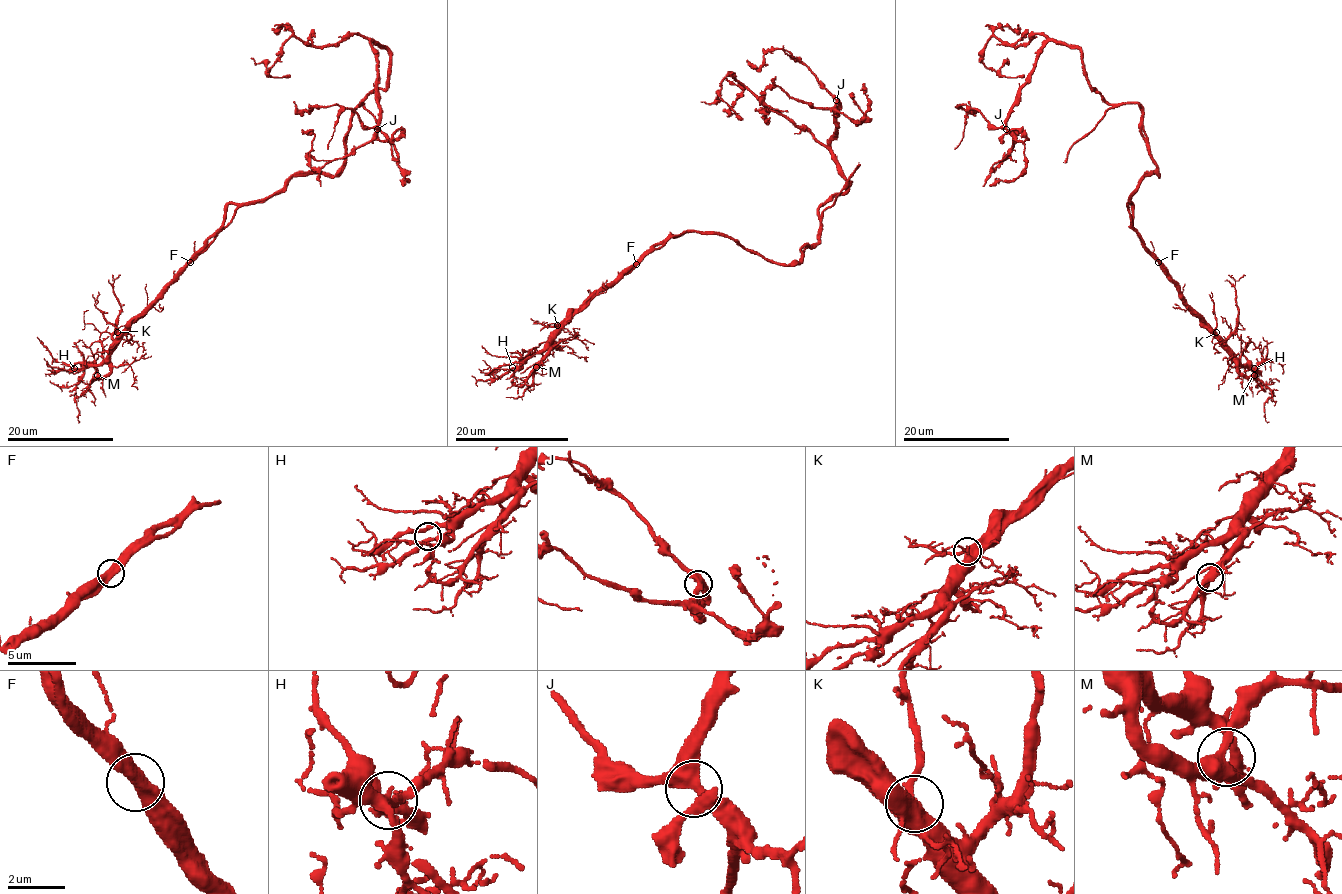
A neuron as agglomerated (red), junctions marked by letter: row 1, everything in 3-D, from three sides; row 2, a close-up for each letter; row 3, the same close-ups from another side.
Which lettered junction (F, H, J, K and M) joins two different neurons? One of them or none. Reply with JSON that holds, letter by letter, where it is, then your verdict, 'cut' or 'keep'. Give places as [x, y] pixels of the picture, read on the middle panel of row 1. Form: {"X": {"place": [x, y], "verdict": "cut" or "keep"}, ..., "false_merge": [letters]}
{"F": {"place": [636, 264], "verdict": "keep"}, "H": {"place": [512, 367], "verdict": "keep"}, "J": {"place": [836, 100], "verdict": "keep"}, "K": {"place": [557, 325], "verdict": "keep"}, "M": {"place": [536, 367], "verdict": "keep"}, "false_merge": []}

